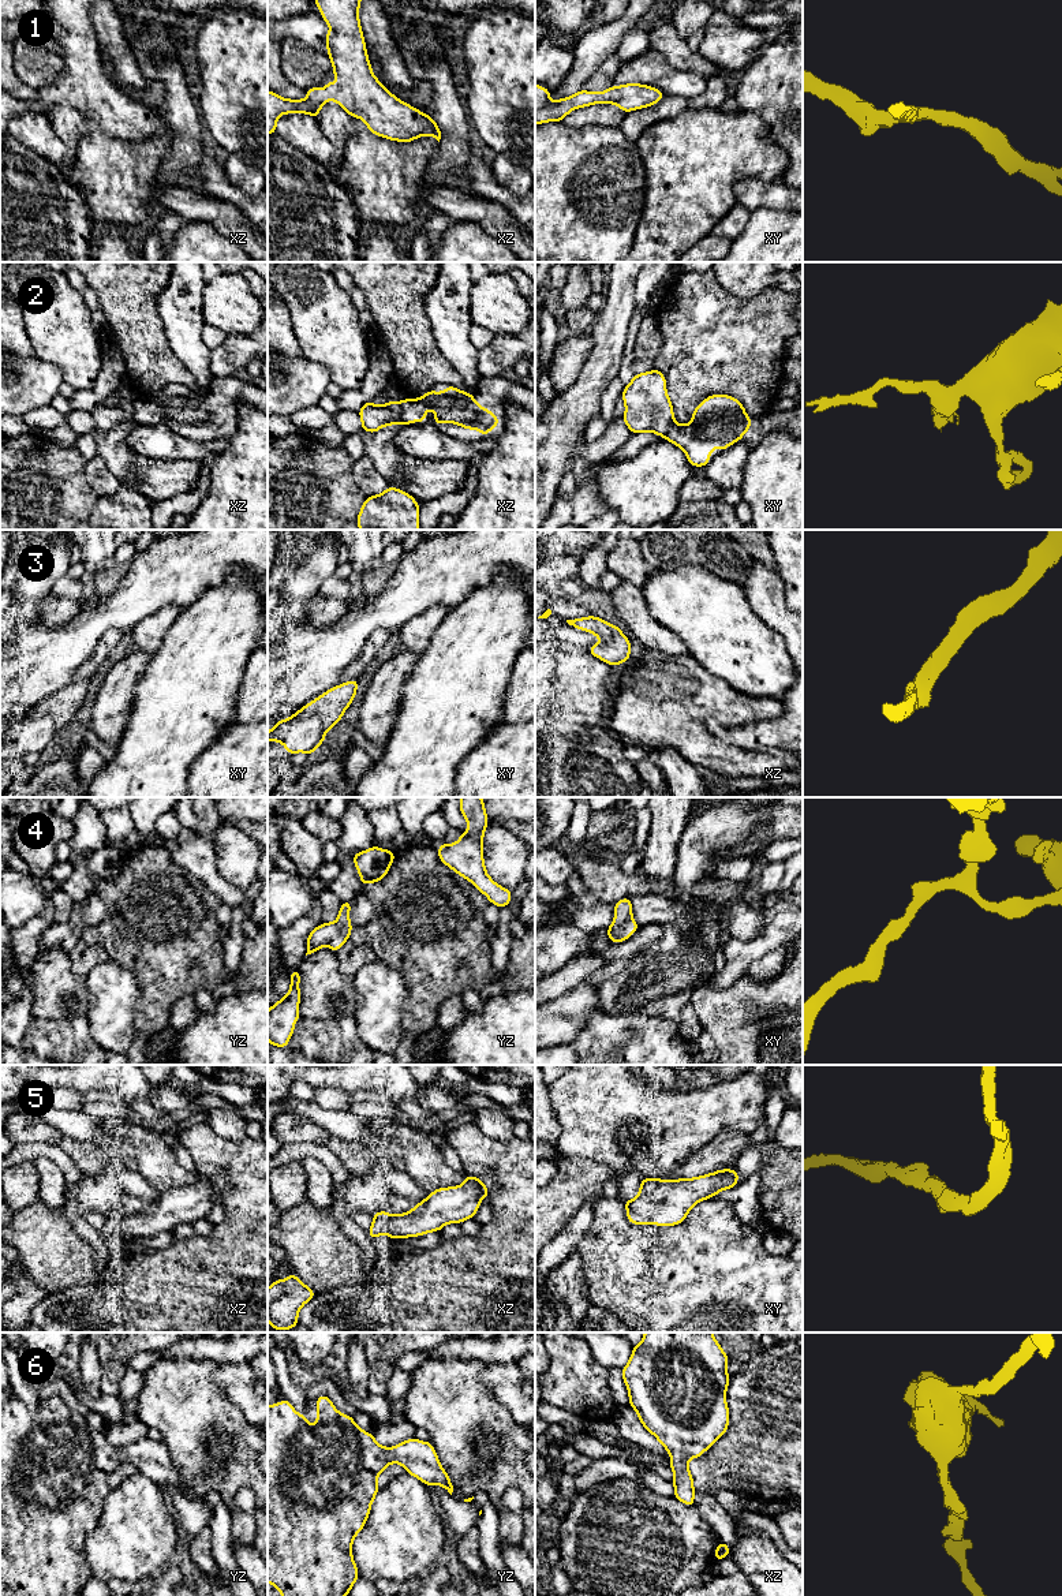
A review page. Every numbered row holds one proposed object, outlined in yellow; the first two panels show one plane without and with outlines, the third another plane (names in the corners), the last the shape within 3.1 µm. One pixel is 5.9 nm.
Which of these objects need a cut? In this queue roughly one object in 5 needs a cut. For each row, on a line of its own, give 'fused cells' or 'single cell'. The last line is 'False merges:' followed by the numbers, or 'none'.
1: single cell
2: fused cells
3: single cell
4: single cell
5: single cell
6: single cell
False merges: 2

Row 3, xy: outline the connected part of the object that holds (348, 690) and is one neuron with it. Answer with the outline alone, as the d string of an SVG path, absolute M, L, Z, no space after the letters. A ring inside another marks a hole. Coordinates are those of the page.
M358 679L328 689L287 719L280 719L268 732L268 741L283 743L288 755L313 754L325 740L325 733L341 718L352 703Z

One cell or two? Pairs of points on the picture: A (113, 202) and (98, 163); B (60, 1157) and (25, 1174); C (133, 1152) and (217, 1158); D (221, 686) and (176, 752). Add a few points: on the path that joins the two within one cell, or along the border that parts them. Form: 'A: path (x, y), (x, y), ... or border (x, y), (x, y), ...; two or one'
A: path (113, 193), (113, 178), (108, 172); one
B: border (32, 1159), (14, 1165); two
C: border (194, 1170), (199, 1174); two
D: path (205, 702), (176, 731), (176, 736); one

